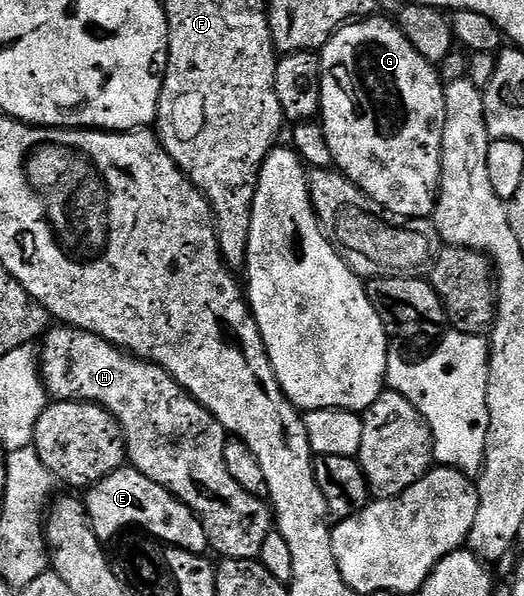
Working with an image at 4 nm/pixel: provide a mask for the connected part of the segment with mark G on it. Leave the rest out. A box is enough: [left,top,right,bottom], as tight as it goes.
[319,16,446,219]

